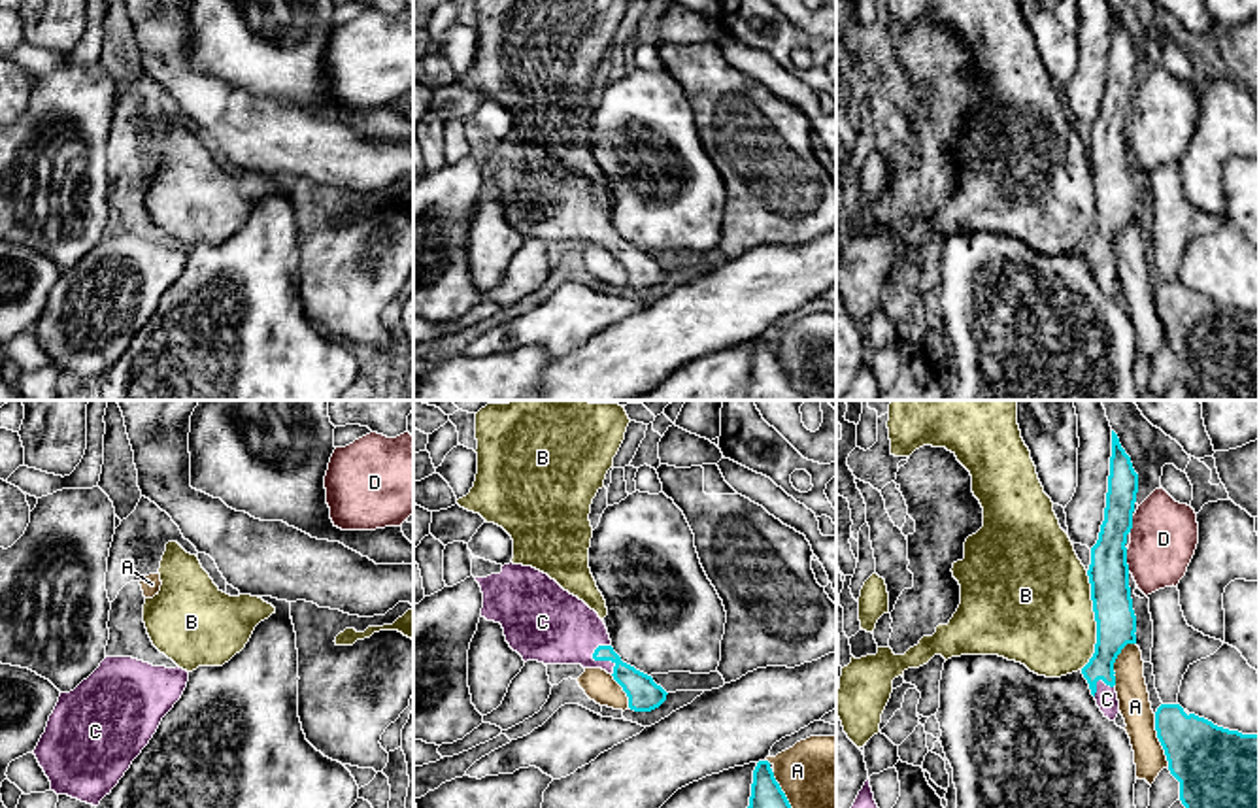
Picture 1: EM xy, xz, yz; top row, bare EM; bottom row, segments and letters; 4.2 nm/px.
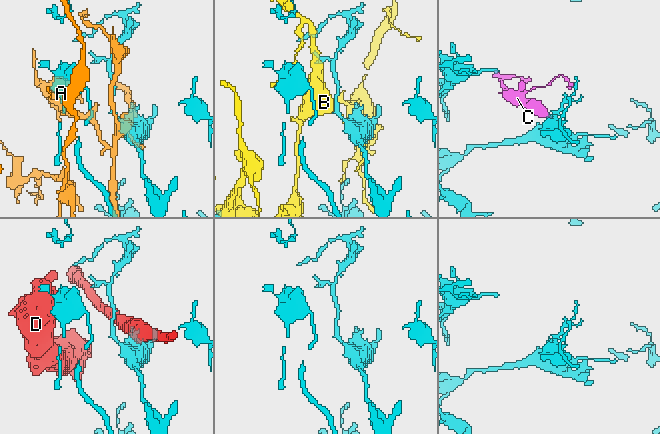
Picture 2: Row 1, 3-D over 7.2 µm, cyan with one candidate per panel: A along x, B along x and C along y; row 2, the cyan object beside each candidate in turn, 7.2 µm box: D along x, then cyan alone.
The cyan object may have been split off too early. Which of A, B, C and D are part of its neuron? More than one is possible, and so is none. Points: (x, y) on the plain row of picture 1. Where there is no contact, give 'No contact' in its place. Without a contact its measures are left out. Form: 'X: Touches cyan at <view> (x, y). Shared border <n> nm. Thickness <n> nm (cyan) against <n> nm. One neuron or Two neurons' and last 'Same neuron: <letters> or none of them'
A: Touches cyan at yz (1159, 318). Shared border 240 nm. Thickness 320 nm (cyan) against 140 nm. Two neurons
B: Touches cyan at yz (1095, 197). Shared border 420 nm. Thickness 180 nm (cyan) against 460 nm. Two neurons
C: Touches cyan at xz (603, 236). Shared border 150 nm. Thickness 140 nm (cyan) against 320 nm. One neuron
D: Touches cyan at yz (1125, 138). Shared border 100 nm. Thickness 180 nm (cyan) against 280 nm. Two neurons
Same neuron: C

